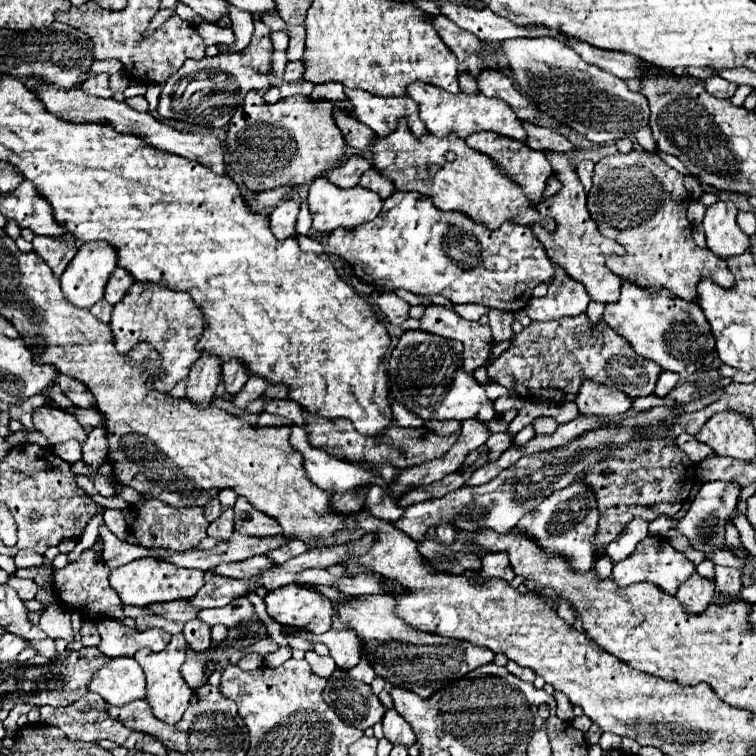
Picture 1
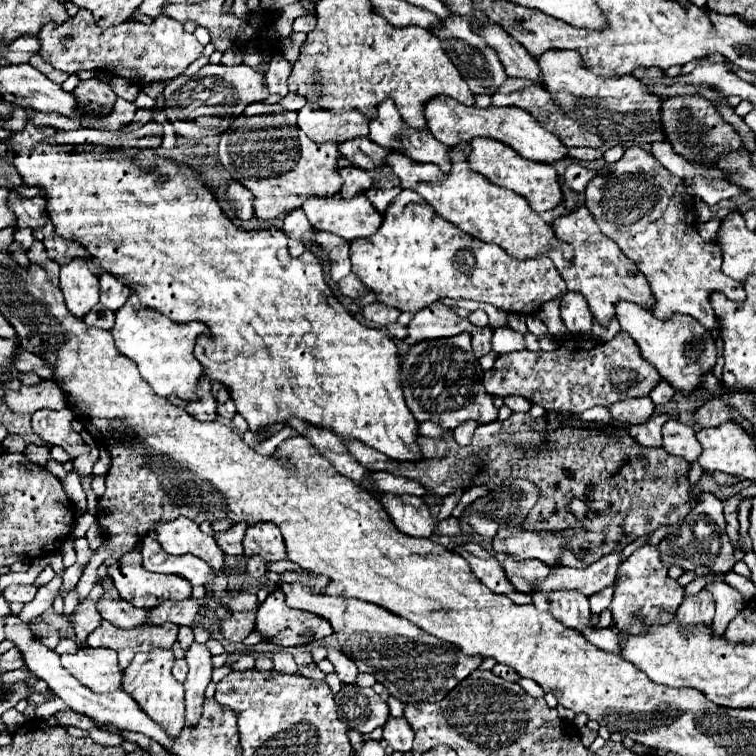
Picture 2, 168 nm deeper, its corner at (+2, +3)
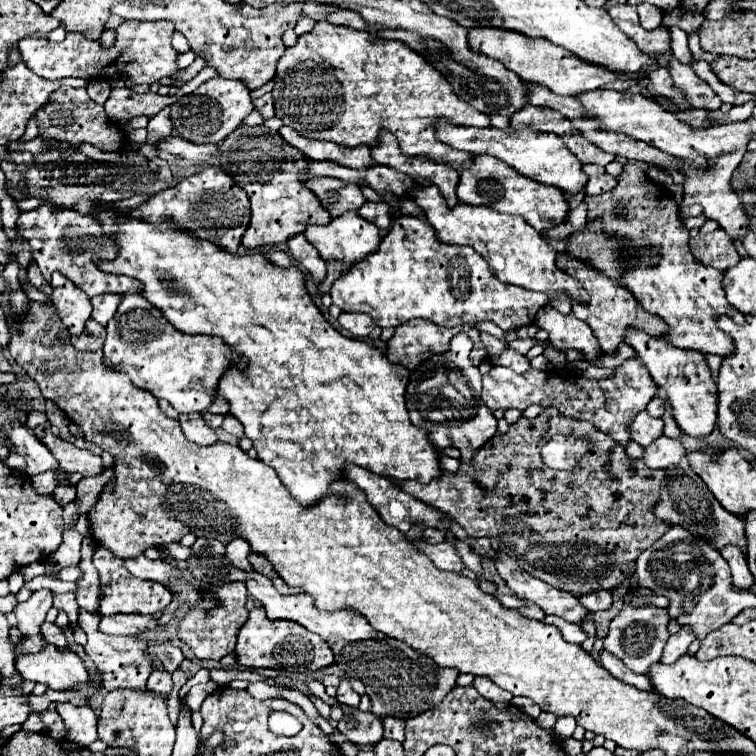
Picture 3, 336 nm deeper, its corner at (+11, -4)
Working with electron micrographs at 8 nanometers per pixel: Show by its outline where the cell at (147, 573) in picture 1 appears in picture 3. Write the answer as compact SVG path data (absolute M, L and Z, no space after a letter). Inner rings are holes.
M96 548L94 566L100 574L100 584L102 584L102 600L100 600L100 614L102 616L110 616L110 614L156 614L156 612L162 612L172 602L172 592L166 586L162 586L160 582L140 580L140 578L132 576L128 572L126 564L104 548Z

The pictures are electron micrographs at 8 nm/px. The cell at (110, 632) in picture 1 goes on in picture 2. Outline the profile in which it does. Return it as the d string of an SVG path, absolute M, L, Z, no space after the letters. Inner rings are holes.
M101 621L101 625L87 637L89 647L107 647L117 651L119 667L127 669L133 655L149 653L153 649L169 649L177 641L177 625L143 625L133 629L121 629L111 625L109 621Z

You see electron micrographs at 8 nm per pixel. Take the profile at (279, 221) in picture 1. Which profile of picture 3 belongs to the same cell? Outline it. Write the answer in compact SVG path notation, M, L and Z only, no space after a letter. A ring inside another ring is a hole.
M294 234L288 238L288 248L292 258L314 276L316 284L326 276L326 262L320 258L320 254L316 254L316 248L304 238L304 234Z

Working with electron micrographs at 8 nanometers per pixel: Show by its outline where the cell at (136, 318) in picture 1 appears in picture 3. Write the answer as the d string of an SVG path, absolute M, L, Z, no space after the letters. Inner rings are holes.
M140 292L128 294L122 298L114 318L106 324L106 330L108 330L108 336L104 342L104 364L114 370L126 372L134 386L148 390L158 400L168 400L180 414L208 410L208 406L216 398L216 384L220 376L226 372L228 364L238 362L240 368L246 366L246 362L240 360L236 354L232 354L232 350L220 338L190 336L190 334L178 332L174 326L168 326L160 310L156 310L150 302L146 302Z

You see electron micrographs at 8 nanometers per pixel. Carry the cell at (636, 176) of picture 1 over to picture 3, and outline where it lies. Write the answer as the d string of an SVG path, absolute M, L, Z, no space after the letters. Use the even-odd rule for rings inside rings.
M628 162L612 192L600 196L586 194L584 202L588 204L588 222L600 222L608 238L626 244L624 276L620 282L636 296L644 310L660 316L668 324L668 334L664 334L664 338L672 346L700 350L702 354L730 354L734 342L716 326L716 318L726 314L738 324L744 324L744 314L726 302L722 272L696 262L692 256L688 246L690 232L680 220L676 200L662 190L662 186L652 182L642 166ZM656 256L660 262L654 266L652 260Z

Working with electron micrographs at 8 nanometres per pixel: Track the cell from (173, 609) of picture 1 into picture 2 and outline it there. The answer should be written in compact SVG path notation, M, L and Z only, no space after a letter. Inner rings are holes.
M113 585L109 589L105 589L105 593L99 597L97 611L101 613L101 617L105 621L109 621L117 627L123 627L123 629L143 625L145 619L147 619L147 613L149 613L147 609L137 609L131 603L121 601Z

